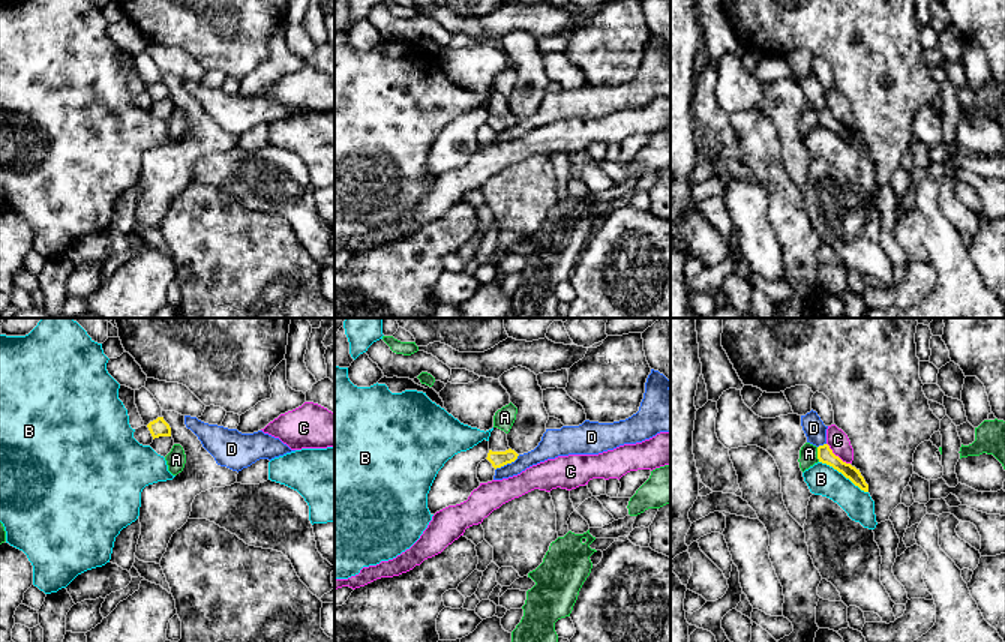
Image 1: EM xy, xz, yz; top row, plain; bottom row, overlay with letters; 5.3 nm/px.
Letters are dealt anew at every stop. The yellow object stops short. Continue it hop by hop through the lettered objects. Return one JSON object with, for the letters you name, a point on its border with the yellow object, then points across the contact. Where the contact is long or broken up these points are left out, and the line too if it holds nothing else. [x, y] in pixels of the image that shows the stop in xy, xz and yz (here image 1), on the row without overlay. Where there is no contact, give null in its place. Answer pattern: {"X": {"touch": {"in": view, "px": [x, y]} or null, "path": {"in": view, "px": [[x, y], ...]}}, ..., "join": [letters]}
{"join": []}

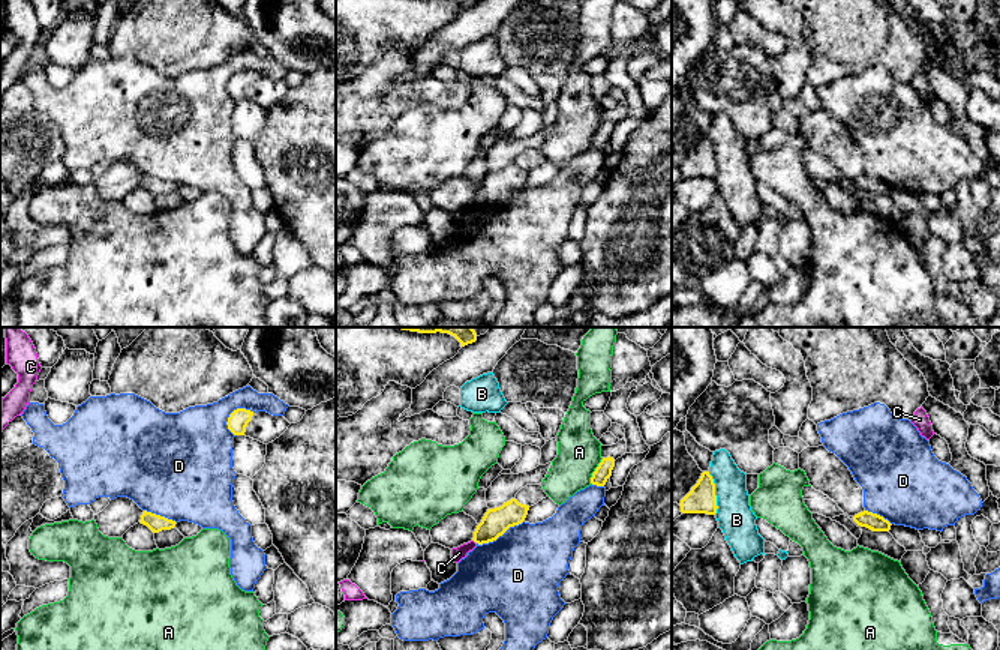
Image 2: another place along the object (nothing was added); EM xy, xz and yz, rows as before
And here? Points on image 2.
{"join": []}

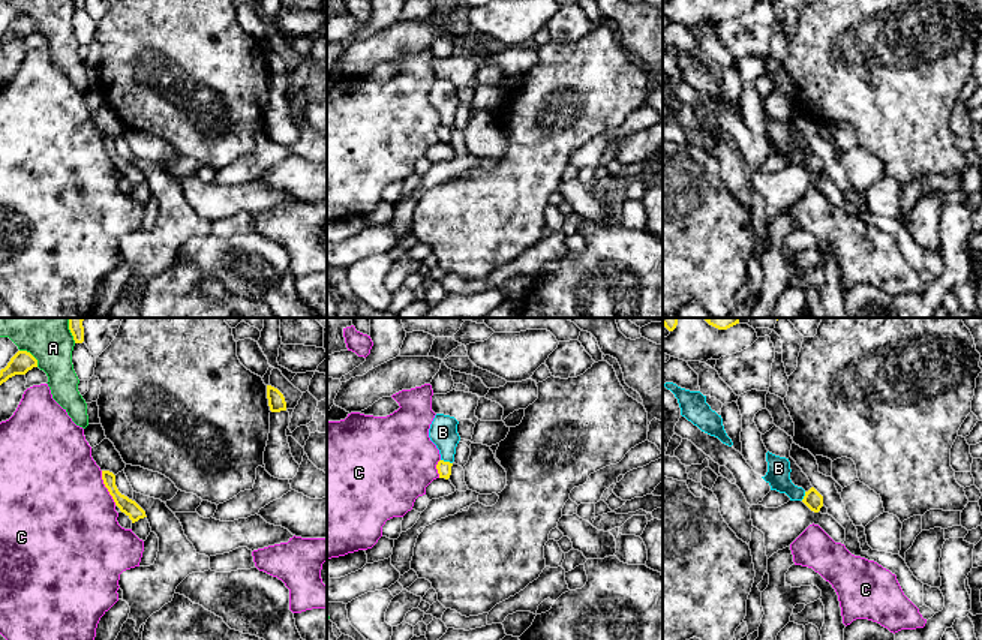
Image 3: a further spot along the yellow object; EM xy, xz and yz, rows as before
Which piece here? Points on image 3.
{"join": []}

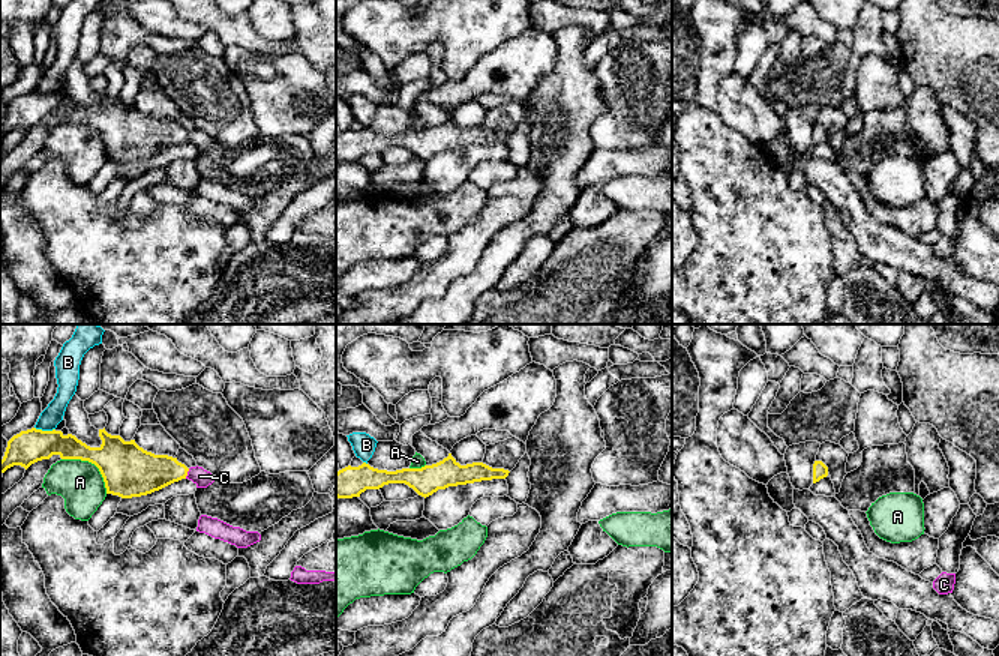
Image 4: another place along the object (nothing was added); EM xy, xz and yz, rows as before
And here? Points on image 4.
{"C": {"touch": {"in": "xy", "px": [186, 137]}, "path": {"in": "xy", "px": [[140, 135], [186, 137], [200, 140]]}}, "join": ["C"]}

